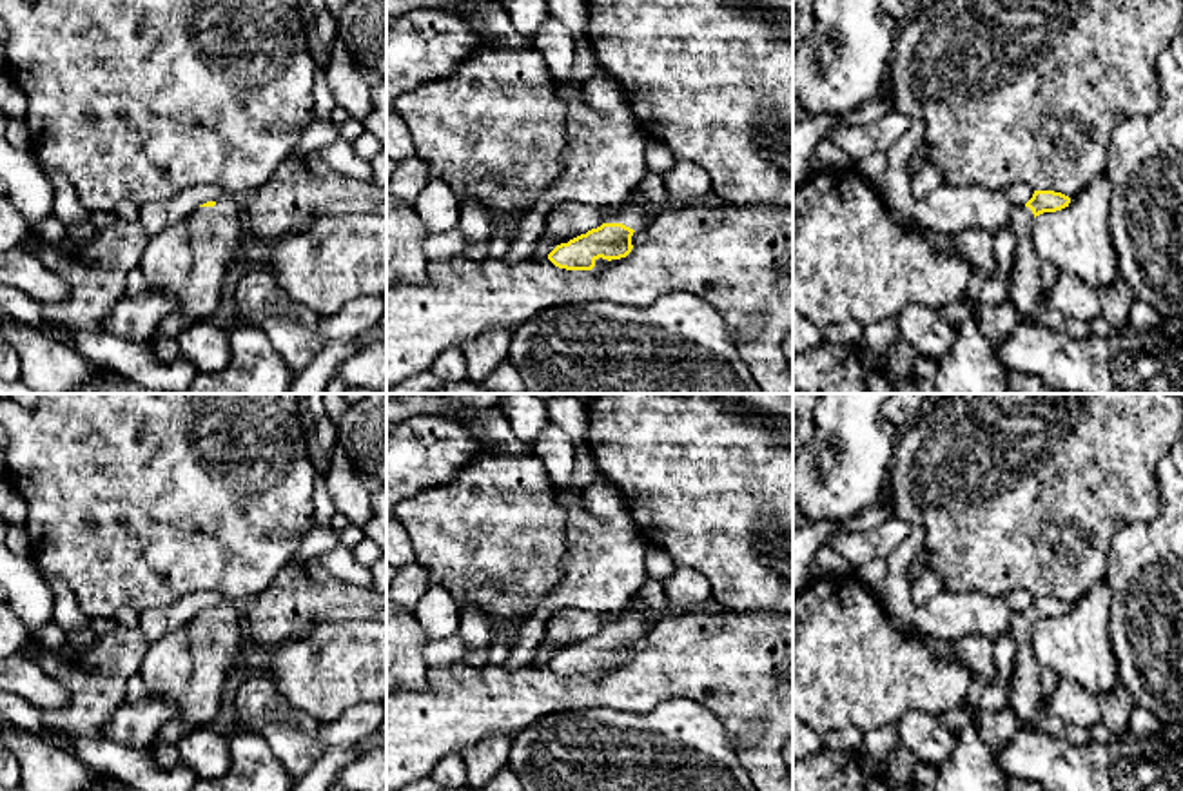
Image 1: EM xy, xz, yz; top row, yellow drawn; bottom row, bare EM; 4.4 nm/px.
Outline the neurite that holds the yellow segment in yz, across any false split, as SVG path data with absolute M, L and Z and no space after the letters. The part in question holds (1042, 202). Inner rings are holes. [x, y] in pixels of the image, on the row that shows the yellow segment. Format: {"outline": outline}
{"outline": "M1034 190L1025 205L1011 207L1009 227L1016 238L1016 250L1011 265L1009 301L1020 321L1032 319L1043 303L1041 258L1032 243L1034 218L1043 212L1056 212L1069 207L1071 198L1054 190Z"}

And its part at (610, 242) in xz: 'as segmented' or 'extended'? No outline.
extended

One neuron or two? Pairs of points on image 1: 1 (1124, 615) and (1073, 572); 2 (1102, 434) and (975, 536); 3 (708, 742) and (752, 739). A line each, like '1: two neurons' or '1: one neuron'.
1: two neurons
2: one neuron
3: two neurons

